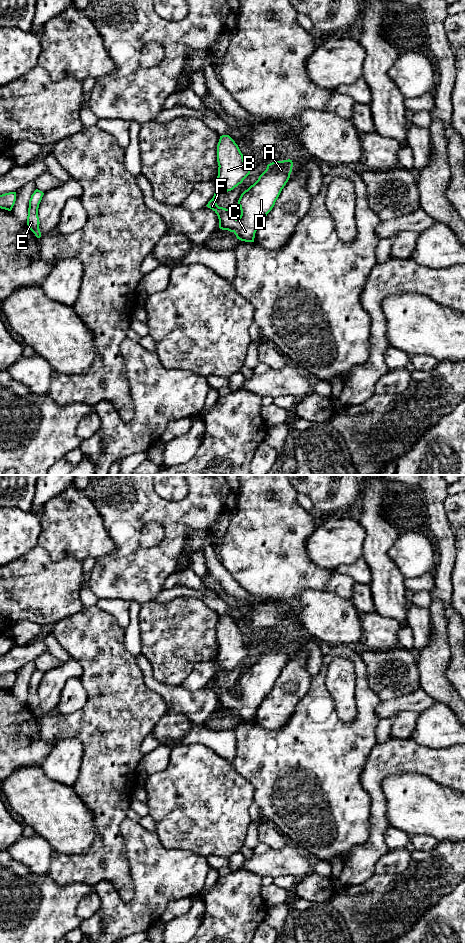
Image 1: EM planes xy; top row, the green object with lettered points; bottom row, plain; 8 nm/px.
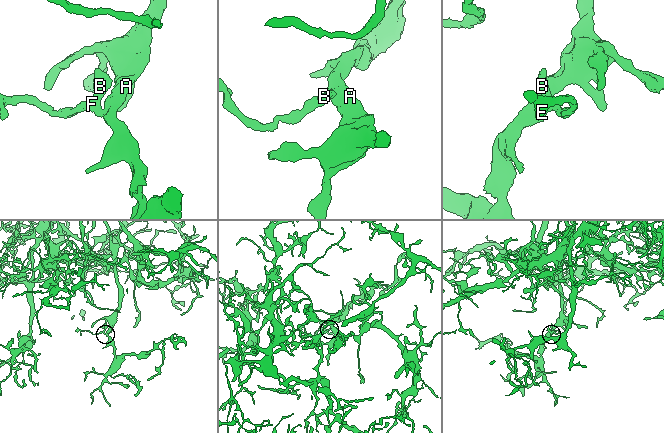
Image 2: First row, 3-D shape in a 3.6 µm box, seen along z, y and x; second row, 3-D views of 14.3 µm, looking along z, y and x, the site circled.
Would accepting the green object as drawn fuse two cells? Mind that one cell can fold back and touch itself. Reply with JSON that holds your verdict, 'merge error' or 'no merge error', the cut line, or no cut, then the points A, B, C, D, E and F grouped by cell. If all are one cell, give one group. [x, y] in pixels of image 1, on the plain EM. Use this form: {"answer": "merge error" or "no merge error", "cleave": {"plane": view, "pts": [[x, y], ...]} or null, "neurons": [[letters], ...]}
{"answer": "no merge error", "cleave": null, "neurons": [["A", "B", "C", "D", "E", "F"]]}

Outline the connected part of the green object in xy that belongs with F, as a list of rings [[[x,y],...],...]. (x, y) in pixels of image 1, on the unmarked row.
[[[229,615],[220,616],[217,625],[217,642],[219,647],[216,670],[213,678],[206,686],[217,694],[220,709],[233,712],[237,719],[241,721],[254,722],[257,708],[274,687],[282,669],[290,658],[293,642],[288,639],[272,642],[267,645],[266,650],[259,656],[258,660],[241,674],[238,680],[241,695],[238,699],[231,695],[229,689],[219,687],[215,681],[218,672],[228,672],[233,670],[250,654],[250,647],[245,644],[243,634],[241,633],[238,625]]]

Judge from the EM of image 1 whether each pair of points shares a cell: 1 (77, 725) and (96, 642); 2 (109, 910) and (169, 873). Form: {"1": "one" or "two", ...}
{"1": "one", "2": "one"}

